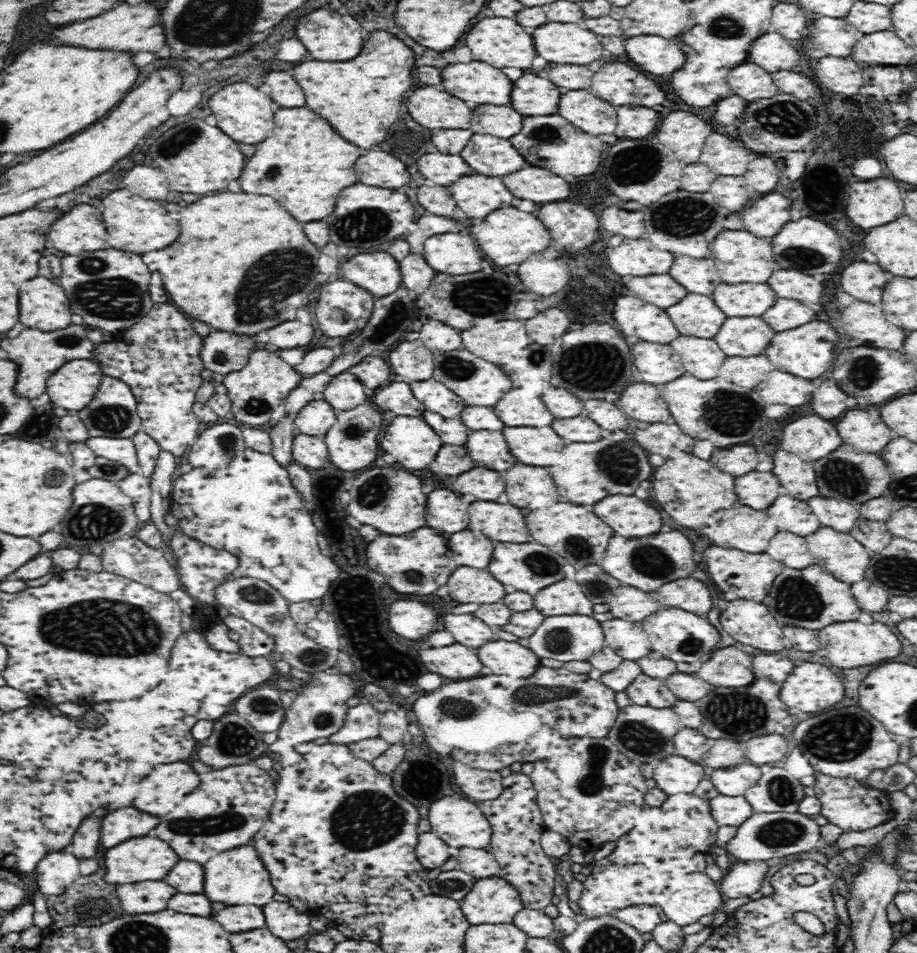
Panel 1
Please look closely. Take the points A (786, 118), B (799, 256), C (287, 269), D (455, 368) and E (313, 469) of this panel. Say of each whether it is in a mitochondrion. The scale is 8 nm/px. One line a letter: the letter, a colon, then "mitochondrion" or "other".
A: mitochondrion
B: mitochondrion
C: mitochondrion
D: mitochondrion
E: other

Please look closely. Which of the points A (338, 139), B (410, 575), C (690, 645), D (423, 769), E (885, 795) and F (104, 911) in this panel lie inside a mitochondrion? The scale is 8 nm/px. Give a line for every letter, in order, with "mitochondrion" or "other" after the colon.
A: other
B: mitochondrion
C: mitochondrion
D: other
E: other
F: mitochondrion

